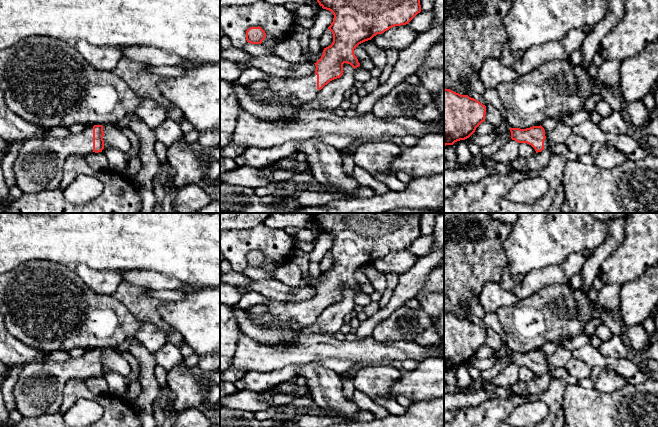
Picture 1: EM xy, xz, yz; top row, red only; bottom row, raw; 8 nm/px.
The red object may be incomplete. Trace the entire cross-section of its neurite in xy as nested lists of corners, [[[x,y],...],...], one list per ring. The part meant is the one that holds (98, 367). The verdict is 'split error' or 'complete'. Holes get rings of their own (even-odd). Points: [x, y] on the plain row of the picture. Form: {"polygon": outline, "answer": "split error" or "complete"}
{"polygon": [[[102,349],[87,350],[80,358],[66,362],[32,362],[19,373],[13,390],[16,410],[23,417],[35,417],[44,414],[56,414],[62,404],[63,392],[70,379],[86,380],[102,376],[104,373],[104,355]]], "answer": "split error"}

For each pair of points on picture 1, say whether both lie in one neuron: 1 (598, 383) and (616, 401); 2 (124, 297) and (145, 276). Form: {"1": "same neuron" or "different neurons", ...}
{"1": "different neurons", "2": "different neurons"}

